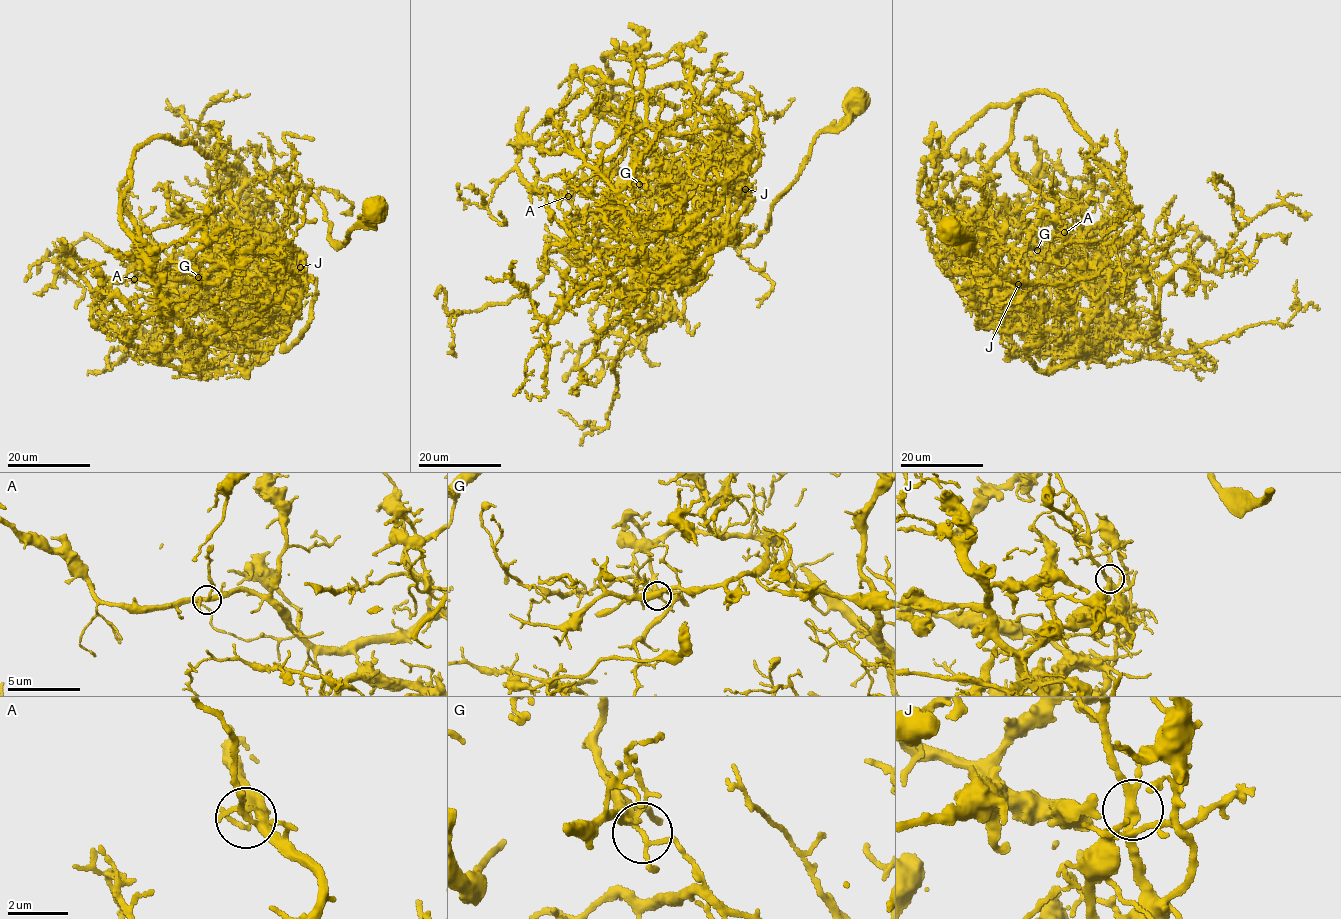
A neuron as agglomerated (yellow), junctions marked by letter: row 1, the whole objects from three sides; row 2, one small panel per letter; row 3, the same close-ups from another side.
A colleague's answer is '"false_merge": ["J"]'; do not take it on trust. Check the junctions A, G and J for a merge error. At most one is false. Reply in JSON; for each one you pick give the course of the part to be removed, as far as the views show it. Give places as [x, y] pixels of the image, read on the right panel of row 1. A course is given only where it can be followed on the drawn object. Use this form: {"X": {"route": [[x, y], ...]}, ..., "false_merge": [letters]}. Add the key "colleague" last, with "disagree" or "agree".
{"J": {"route": [[1018, 284], [1013, 306], [1070, 313], [1082, 354], [1022, 318], [1000, 321], [973, 279], [967, 234], [936, 236]]}, "false_merge": ["J"], "colleague": "agree"}

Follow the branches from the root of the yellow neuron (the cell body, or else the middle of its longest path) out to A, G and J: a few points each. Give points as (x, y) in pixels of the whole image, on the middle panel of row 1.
A: (854, 102), (852, 114), (815, 139), (755, 244), (678, 253), (644, 241), (630, 260), (588, 238), (568, 196)
G: (854, 102), (815, 139), (755, 244), (739, 245), (735, 201), (696, 204), (707, 194), (661, 176), (639, 184)
J: (854, 102), (815, 139), (758, 241), (740, 246), (736, 203), (695, 202), (726, 204), (733, 224), (745, 189)

